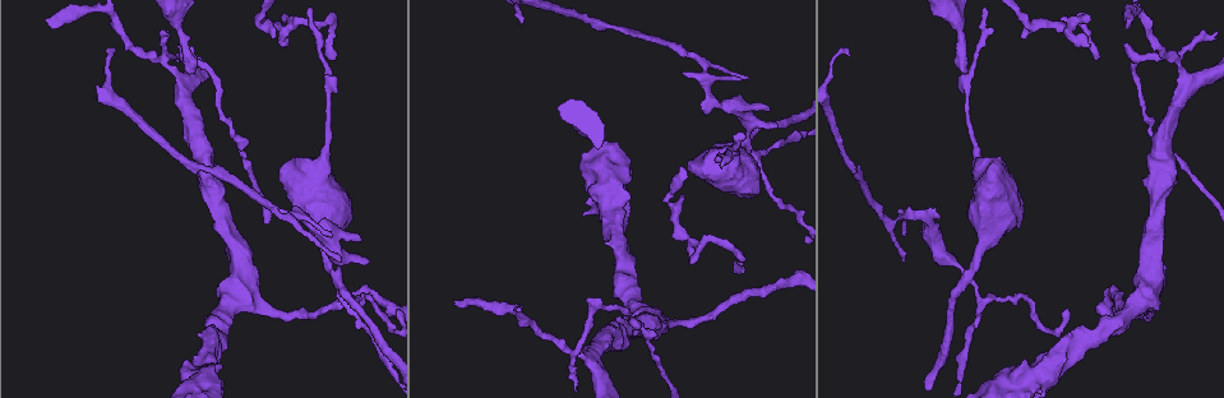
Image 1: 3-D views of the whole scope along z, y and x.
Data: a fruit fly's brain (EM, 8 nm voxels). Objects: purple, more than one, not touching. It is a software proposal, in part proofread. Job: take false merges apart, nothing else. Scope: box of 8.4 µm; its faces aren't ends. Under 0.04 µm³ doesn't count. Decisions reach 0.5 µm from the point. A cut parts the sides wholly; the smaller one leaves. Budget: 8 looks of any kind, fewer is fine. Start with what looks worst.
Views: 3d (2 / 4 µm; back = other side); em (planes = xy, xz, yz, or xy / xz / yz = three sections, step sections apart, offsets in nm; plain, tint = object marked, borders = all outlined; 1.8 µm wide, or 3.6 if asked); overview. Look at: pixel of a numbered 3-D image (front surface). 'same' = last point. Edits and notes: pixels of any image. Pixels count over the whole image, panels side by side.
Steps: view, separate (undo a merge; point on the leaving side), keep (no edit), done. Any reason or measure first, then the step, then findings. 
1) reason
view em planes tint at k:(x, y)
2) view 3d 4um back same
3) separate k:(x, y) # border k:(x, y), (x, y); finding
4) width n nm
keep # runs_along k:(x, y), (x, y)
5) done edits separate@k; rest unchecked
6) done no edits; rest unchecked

a fork
view 3d 2um at 1:(745, 141)

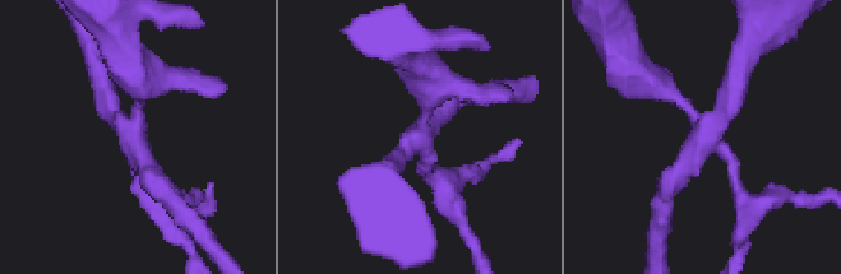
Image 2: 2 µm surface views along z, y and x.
view em planes tint at 2:(118, 116)

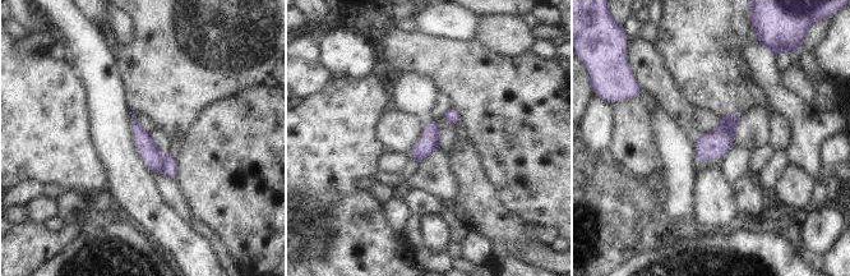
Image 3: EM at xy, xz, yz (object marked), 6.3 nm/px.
separate 3:(170, 169) # border 3:(165, 157), (161, 171); two cells meet here

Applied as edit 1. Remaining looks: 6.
view em planes tint at 1:(576, 351)

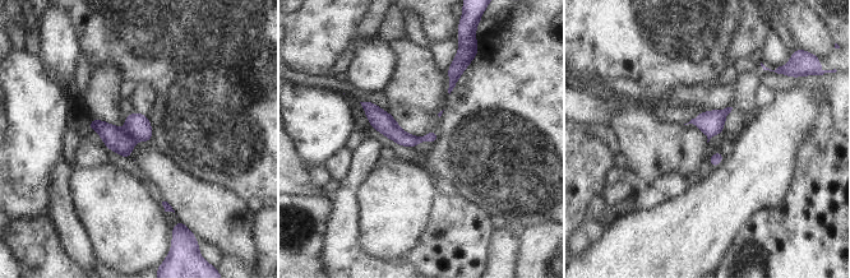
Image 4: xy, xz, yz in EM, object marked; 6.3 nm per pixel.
separate 4:(432, 137) # two cells meet here

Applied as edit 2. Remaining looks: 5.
arms part here
view em 3.6um xz step 16 tint at 1:(1151, 298)

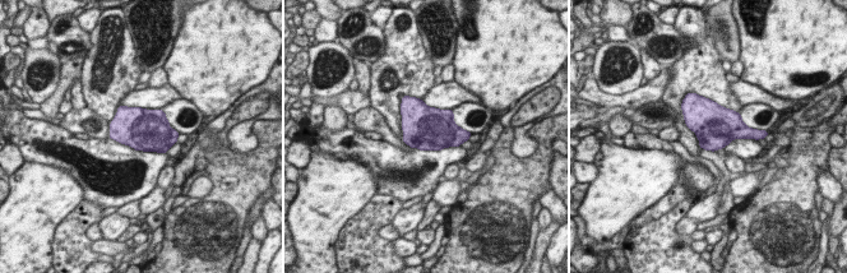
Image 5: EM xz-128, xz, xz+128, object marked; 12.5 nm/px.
cut it another way
view em 3.6um yz step 8 borders same

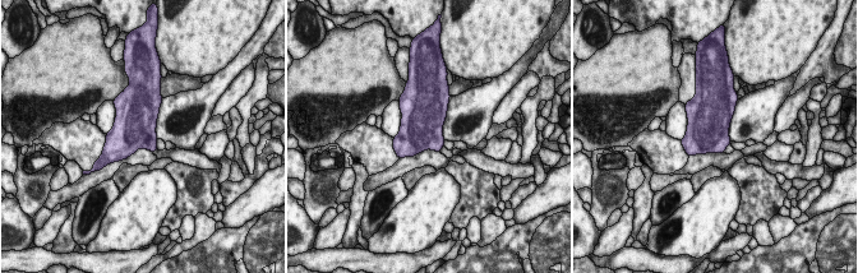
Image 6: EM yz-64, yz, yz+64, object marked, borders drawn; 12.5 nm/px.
width 550 nm
keep # one cell here

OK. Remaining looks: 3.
sudden change in width
view em 3.6um planes tint at 1:(582, 127)

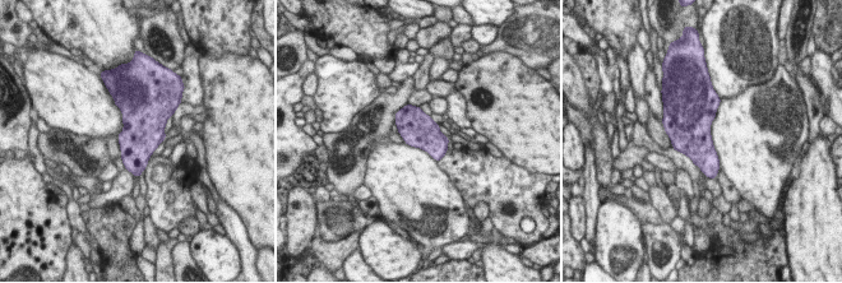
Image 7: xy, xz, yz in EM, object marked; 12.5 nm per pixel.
keep # continuous, no second cell

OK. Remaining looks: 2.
done edits separate@3, separate@4; rest unchecked

